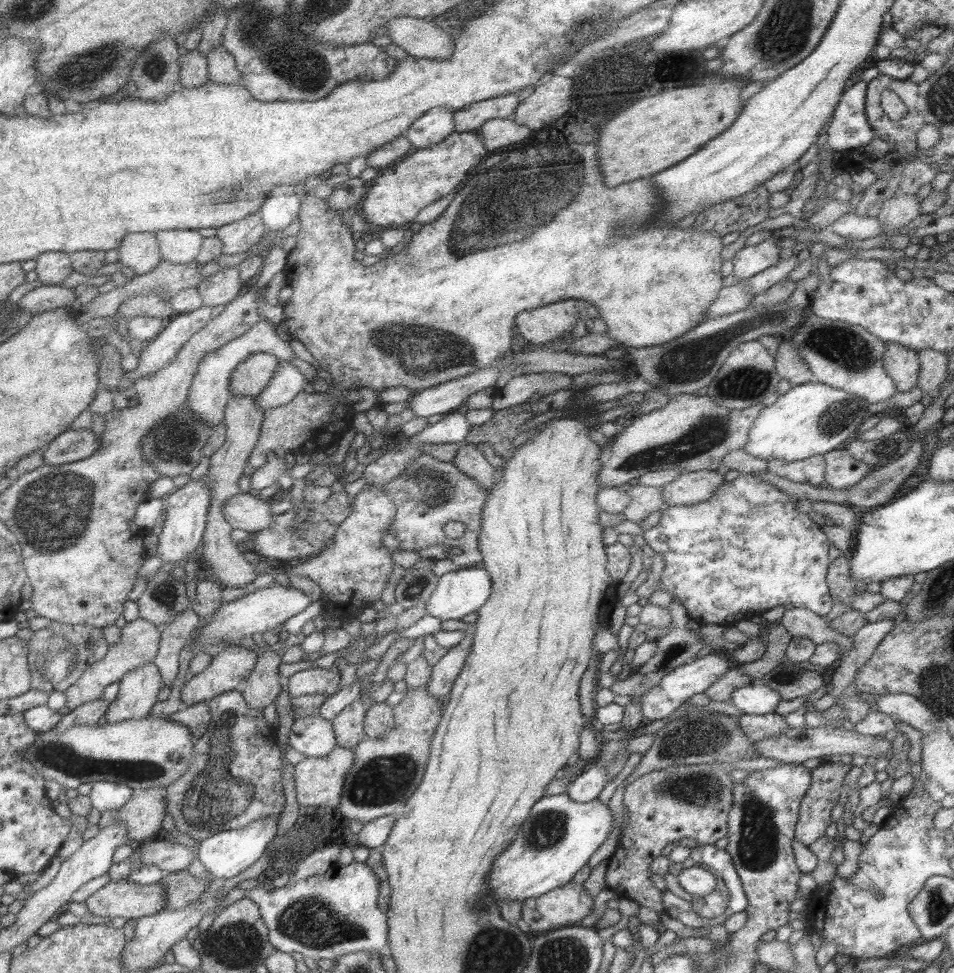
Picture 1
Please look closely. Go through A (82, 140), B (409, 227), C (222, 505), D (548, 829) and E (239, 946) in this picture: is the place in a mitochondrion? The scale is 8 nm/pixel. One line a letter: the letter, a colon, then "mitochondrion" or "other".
A: other
B: other
C: other
D: mitochondrion
E: mitochondrion

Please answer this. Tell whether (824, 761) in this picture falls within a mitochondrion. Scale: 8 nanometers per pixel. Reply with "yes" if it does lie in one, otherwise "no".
no

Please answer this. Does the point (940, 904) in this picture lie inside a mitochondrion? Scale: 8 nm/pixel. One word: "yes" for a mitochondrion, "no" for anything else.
yes

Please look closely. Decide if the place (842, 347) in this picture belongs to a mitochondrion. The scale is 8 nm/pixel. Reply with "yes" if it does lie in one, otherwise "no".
yes

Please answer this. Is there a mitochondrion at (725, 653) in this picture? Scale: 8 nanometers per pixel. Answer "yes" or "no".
no

